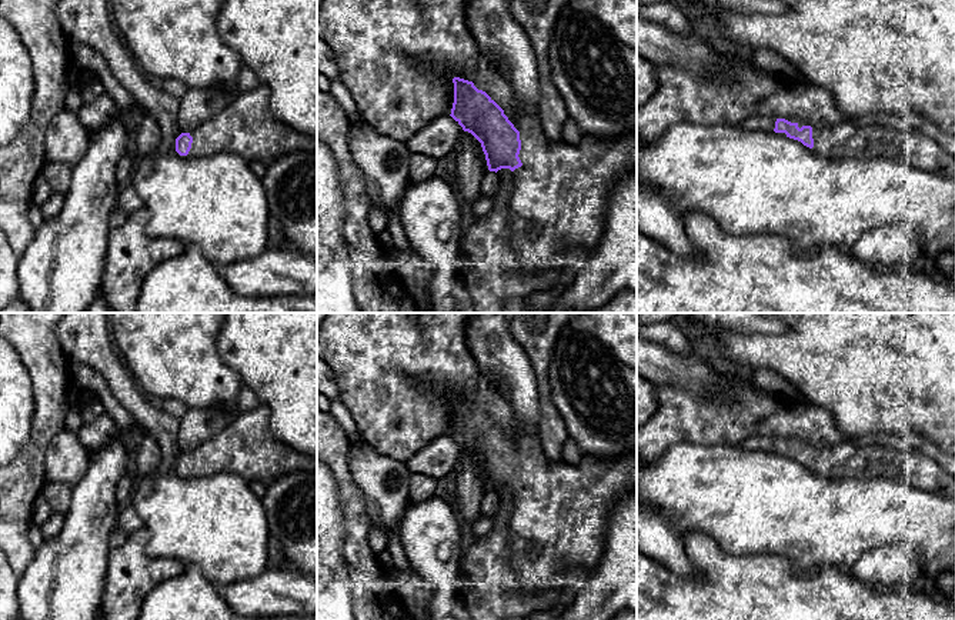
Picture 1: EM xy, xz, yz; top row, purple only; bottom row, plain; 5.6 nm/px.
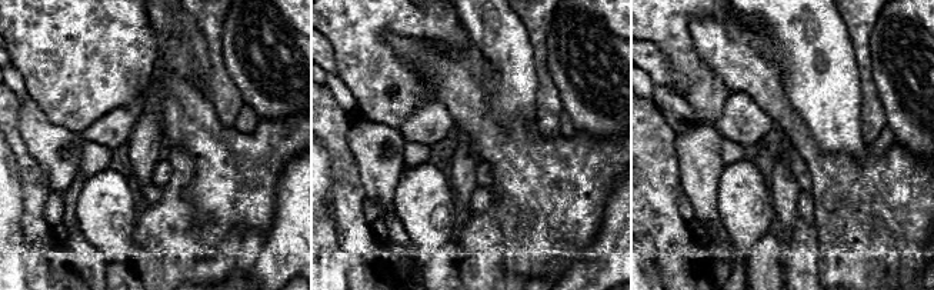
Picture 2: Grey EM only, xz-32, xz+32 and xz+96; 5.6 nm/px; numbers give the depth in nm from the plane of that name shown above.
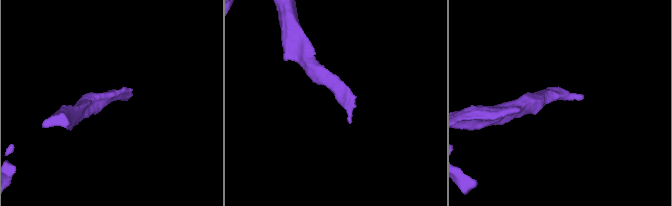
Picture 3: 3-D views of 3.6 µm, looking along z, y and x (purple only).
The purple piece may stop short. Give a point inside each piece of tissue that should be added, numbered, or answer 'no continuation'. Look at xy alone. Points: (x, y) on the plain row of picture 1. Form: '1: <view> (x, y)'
1: xy (247, 447)

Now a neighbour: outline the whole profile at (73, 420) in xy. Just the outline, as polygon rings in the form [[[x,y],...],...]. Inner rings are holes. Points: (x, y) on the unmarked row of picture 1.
[[[73,386],[67,396],[67,411],[64,414],[64,429],[77,433],[81,426],[84,424],[84,420],[81,417],[80,411],[80,403],[79,403],[79,391],[77,387]]]

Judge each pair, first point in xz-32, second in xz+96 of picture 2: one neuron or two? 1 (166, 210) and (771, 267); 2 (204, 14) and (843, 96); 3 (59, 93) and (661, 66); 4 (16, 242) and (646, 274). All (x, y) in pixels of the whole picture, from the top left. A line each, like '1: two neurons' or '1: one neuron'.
1: two neurons
2: two neurons
3: two neurons
4: one neuron

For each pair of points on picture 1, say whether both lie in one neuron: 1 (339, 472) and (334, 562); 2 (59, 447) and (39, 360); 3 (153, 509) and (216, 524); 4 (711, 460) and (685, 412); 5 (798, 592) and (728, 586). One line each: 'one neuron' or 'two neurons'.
1: two neurons
2: two neurons
3: one neuron
4: two neurons
5: one neuron

